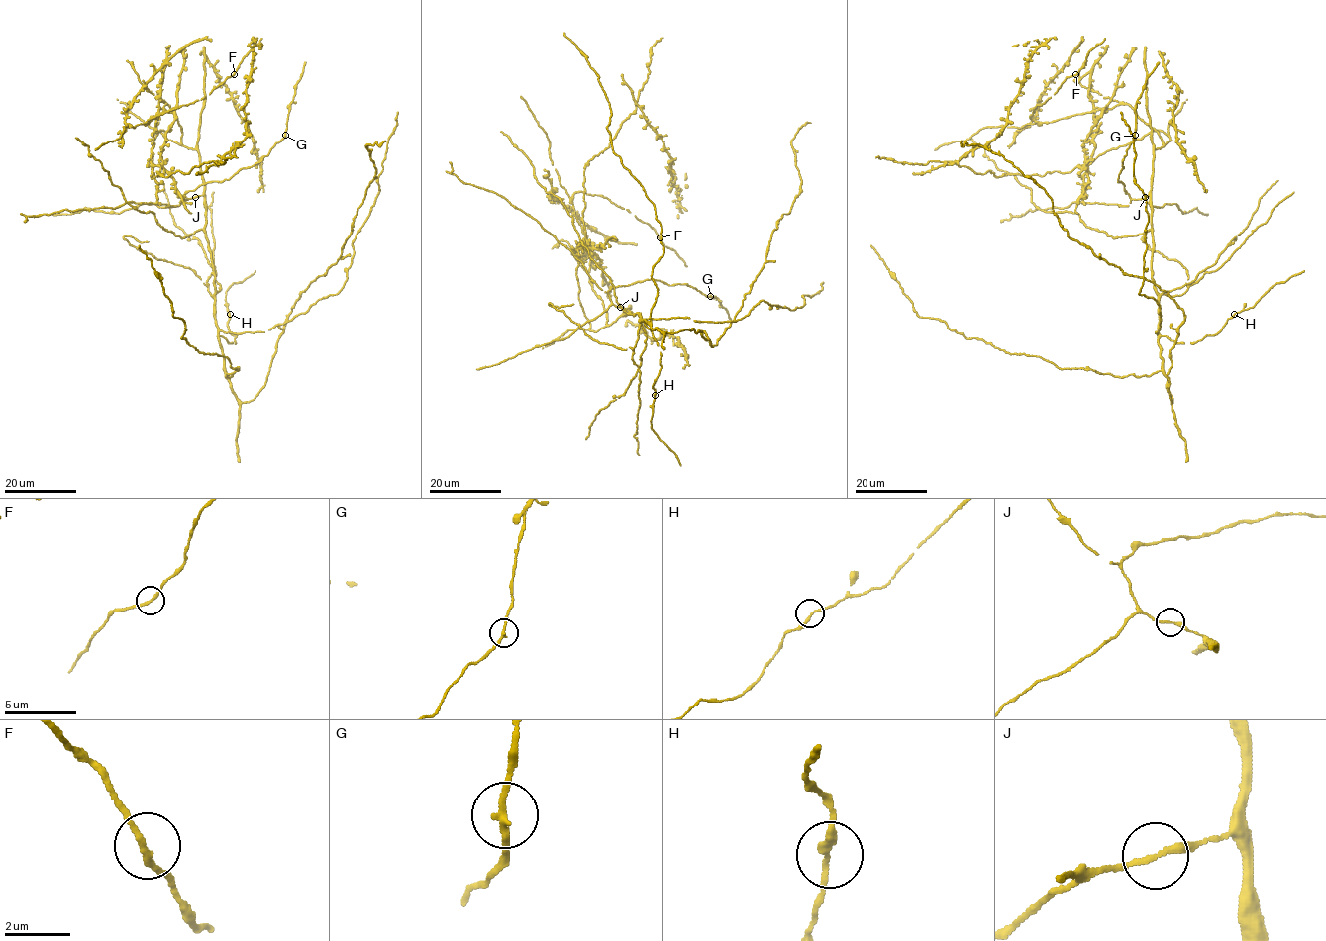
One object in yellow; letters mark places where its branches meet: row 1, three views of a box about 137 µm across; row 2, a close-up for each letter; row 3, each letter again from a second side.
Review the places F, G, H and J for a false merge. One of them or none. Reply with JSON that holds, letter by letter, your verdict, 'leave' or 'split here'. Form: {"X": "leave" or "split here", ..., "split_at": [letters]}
{"F": "leave", "G": "leave", "H": "leave", "J": "leave", "split_at": []}

